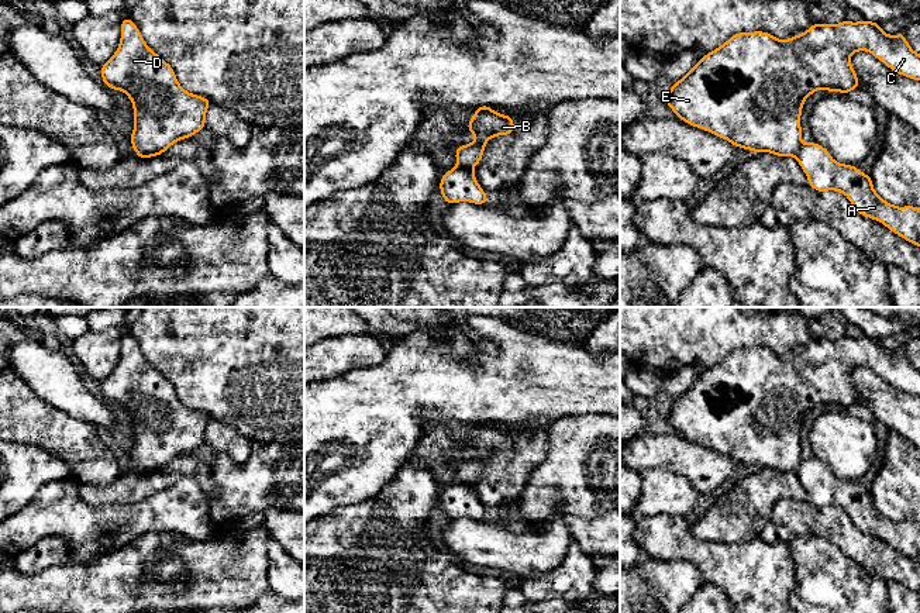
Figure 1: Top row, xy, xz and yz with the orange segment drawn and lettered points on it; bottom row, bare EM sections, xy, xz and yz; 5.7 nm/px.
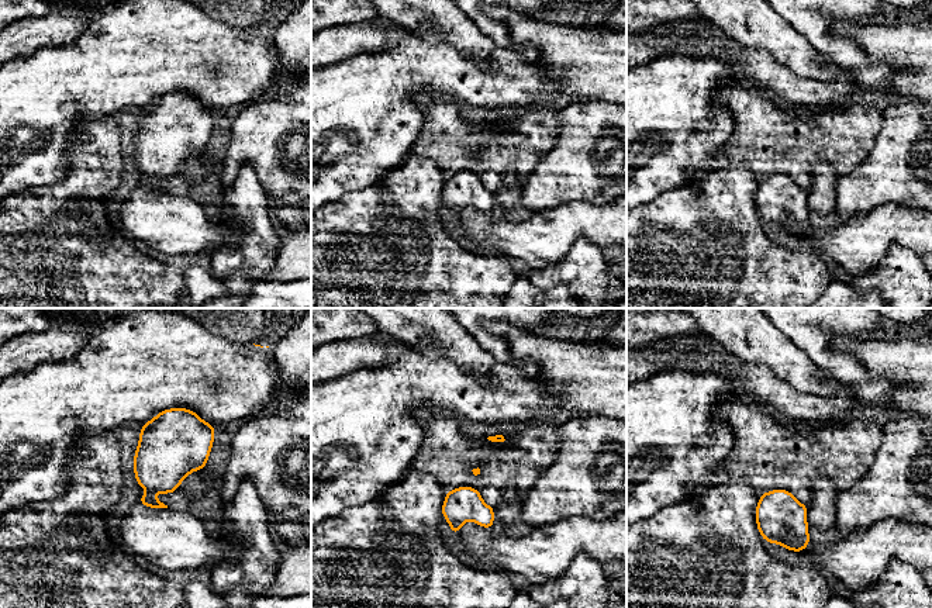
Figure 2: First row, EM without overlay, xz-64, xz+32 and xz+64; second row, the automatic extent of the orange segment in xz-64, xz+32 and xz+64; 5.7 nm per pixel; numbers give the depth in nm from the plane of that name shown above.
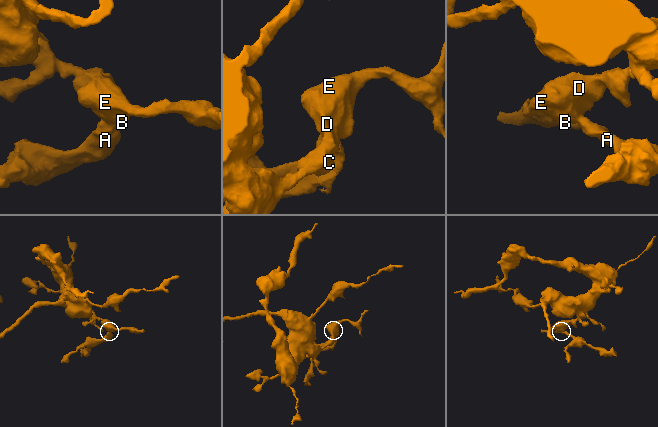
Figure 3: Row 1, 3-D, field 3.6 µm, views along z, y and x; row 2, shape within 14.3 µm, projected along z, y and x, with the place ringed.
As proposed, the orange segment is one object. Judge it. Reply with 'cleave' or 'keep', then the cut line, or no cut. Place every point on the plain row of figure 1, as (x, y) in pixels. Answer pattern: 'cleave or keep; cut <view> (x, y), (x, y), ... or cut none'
cleave; cut xz (457, 482), (472, 488)

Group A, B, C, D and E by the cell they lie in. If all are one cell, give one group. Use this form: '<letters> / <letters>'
A / B C D E

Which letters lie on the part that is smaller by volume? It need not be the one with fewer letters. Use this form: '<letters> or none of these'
A

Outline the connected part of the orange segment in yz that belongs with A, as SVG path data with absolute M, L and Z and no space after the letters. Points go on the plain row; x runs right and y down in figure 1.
M814 457L803 459L796 475L812 504L820 509L841 507L861 531L882 538L892 548L920 562L920 524L888 519L875 507L869 490L854 481L835 478L828 466Z

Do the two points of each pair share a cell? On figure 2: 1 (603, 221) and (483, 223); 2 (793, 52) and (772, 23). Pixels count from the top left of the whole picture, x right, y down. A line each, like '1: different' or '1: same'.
1: same
2: same

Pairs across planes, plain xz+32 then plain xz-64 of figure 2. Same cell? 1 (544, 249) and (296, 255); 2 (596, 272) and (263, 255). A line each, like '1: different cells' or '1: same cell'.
1: different cells
2: same cell

